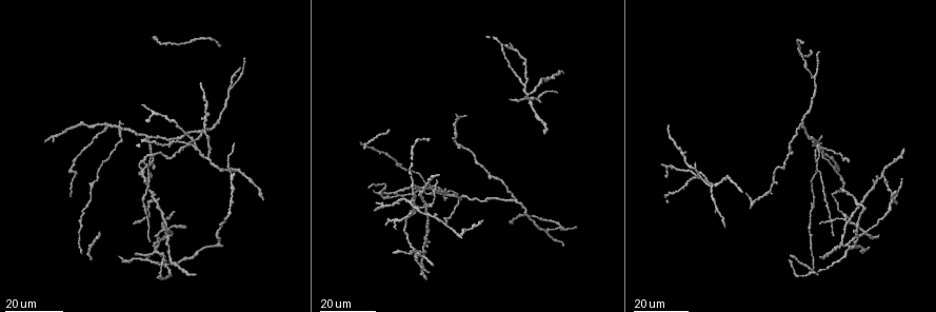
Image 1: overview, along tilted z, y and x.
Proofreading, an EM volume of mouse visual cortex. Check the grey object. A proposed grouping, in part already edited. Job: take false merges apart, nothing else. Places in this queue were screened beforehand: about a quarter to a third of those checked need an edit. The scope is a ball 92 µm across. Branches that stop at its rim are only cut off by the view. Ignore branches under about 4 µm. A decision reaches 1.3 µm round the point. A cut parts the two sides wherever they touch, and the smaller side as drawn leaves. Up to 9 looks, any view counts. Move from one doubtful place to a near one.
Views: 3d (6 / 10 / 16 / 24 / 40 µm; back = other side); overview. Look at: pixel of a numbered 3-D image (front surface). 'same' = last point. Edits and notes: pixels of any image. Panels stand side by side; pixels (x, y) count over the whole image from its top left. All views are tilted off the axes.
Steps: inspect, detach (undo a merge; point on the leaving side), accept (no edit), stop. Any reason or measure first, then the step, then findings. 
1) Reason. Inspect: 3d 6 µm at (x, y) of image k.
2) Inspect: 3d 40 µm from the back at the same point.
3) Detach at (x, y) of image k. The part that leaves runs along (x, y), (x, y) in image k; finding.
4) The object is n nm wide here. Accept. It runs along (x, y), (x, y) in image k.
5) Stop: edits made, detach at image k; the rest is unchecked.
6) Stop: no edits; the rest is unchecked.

Thick turns thin. Inspect: 3d 24 µm at (781, 168) of image 1.

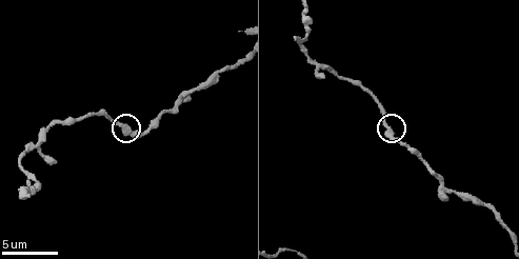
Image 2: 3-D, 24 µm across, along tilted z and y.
Inspect: 3d 6 µm at (123, 127) of image 2.

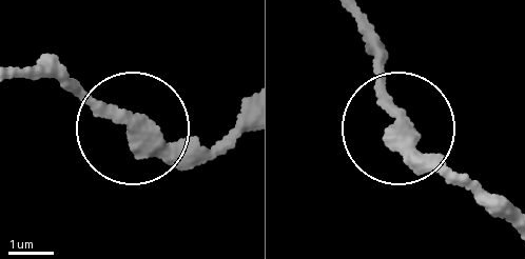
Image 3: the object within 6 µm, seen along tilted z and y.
Accept. It runs along (510, 223), (404, 134), (378, 62) in image 3; continuous, no second cell.

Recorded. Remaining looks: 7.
Two arms in line, one across. Inspect: 3d 16 µm at (228, 87) of image 1.

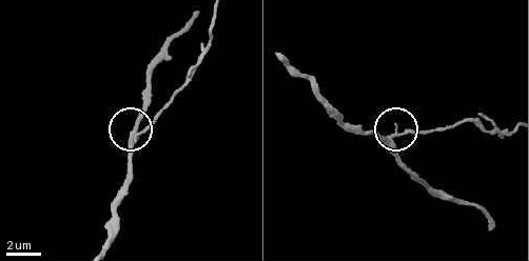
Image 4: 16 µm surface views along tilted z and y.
Closer look. Inspect: 3d 6 µm at (391, 142) of image 4.

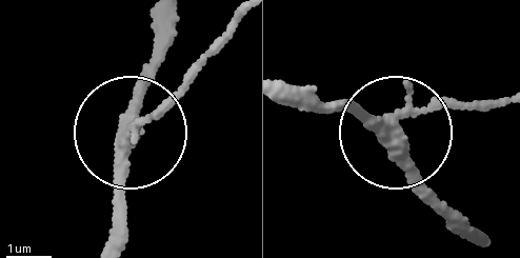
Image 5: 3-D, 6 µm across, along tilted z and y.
3 arms meet here. Accept. It runs along (284, 93), (313, 107), (341, 104), (405, 141), (442, 216) in image 5; one cell here.

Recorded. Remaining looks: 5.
A fork. Inspect: 3d 16 µm at (798, 127) of image 1.

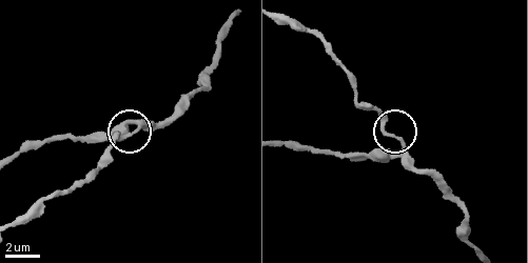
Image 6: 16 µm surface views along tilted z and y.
Inspect: 3d 10 µm at (400, 141) of image 6.

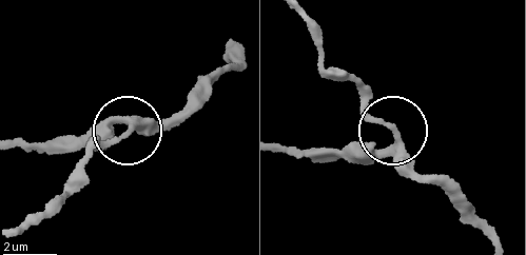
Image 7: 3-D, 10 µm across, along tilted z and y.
Inspect: 3d 6 µm at (130, 129) of image 7.

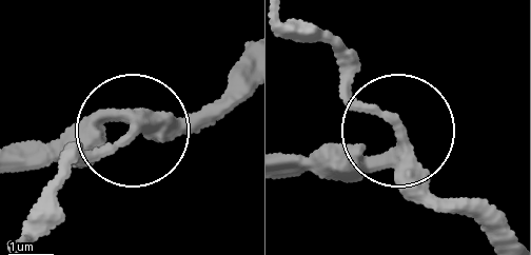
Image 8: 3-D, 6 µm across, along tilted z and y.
The side arm is 120 µm long. Accept. It runs along (124, 133), (128, 123), (98, 115), (42, 149), (24, 143) in image 8; continuous, no second cell.

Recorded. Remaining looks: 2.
Looks like a crossing. Inspect: 3d 16 µm at (109, 126) of image 1.

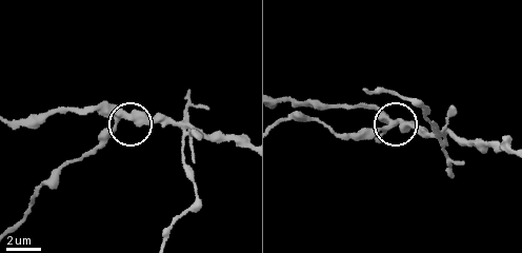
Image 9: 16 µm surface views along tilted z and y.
Zoom in. Inspect: 3d 10 µm at (387, 129) of image 9.

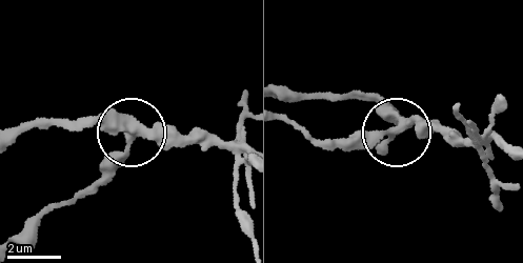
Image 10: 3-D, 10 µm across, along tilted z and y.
Accept. It runs along (245, 145), (169, 143), (112, 127), (76, 126) in image 10; one cell here.

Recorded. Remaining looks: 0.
Stop: no edits; the rest is unchecked.

